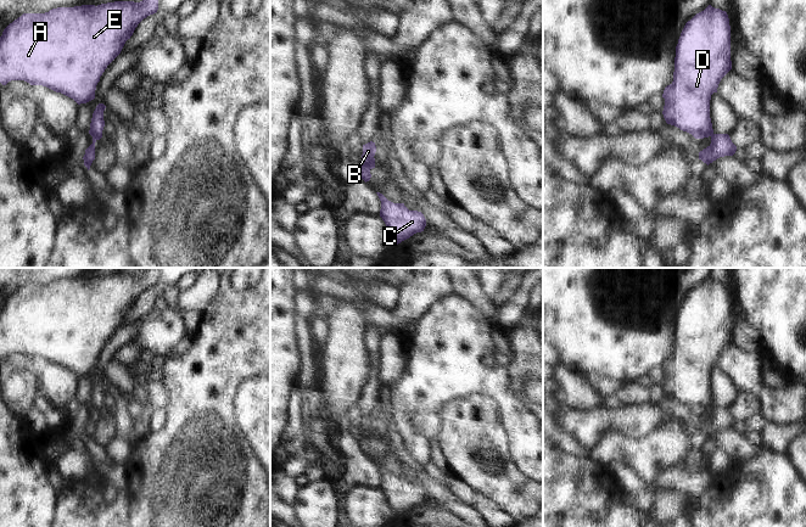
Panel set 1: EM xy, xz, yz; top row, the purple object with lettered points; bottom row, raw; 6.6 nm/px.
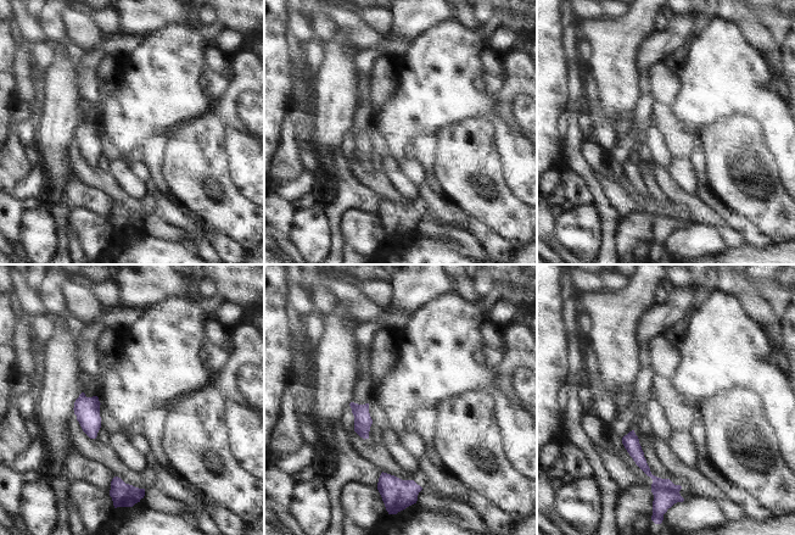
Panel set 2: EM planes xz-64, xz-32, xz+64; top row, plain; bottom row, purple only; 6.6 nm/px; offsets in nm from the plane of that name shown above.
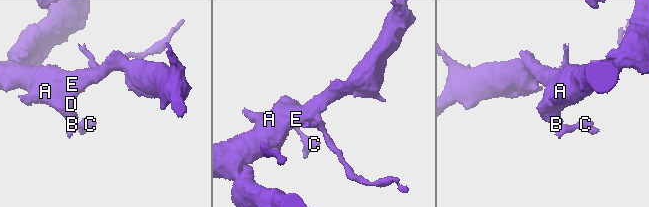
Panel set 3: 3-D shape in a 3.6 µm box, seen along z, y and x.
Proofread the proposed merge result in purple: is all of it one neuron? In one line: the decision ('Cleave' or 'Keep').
Cleave

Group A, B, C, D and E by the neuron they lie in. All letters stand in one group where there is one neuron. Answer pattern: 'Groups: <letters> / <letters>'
Groups: A B D E / C

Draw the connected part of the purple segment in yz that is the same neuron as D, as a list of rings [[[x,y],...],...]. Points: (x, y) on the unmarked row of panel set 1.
[[[709,277],[685,296],[678,312],[673,354],[662,366],[666,396],[695,411],[711,409],[711,368],[731,342],[728,287]]]

